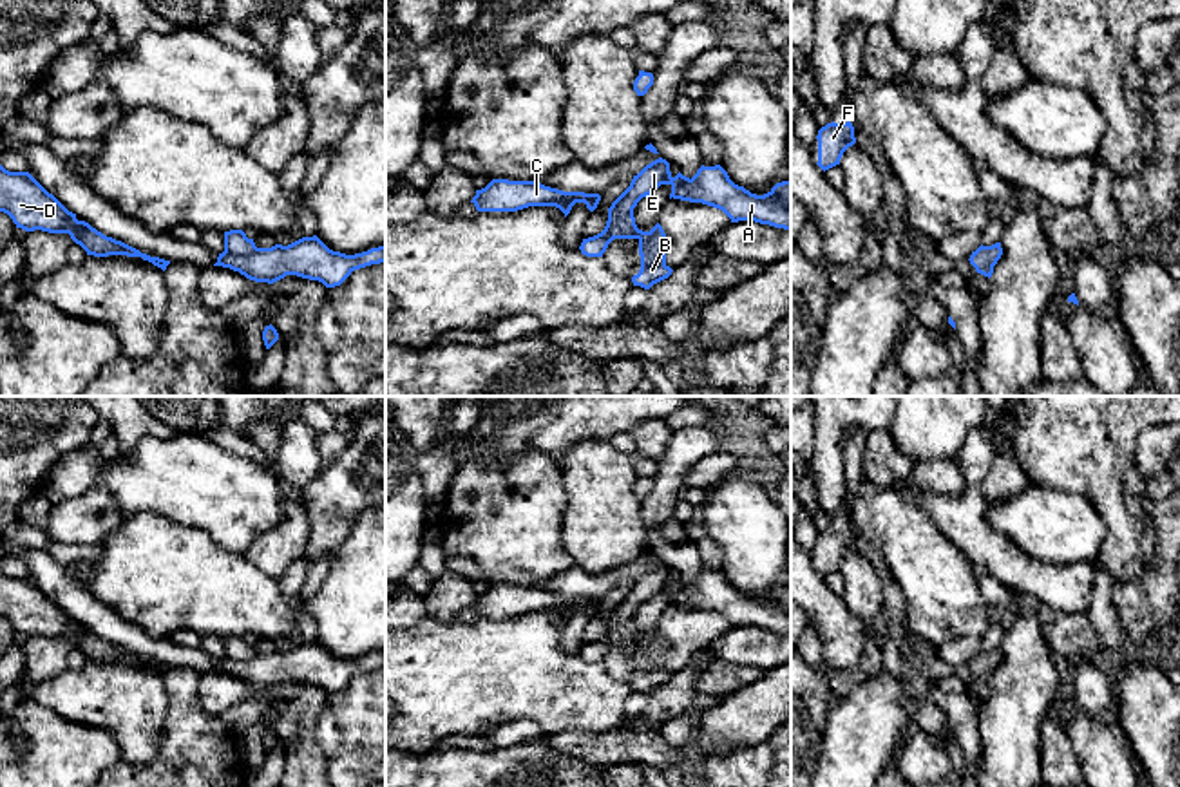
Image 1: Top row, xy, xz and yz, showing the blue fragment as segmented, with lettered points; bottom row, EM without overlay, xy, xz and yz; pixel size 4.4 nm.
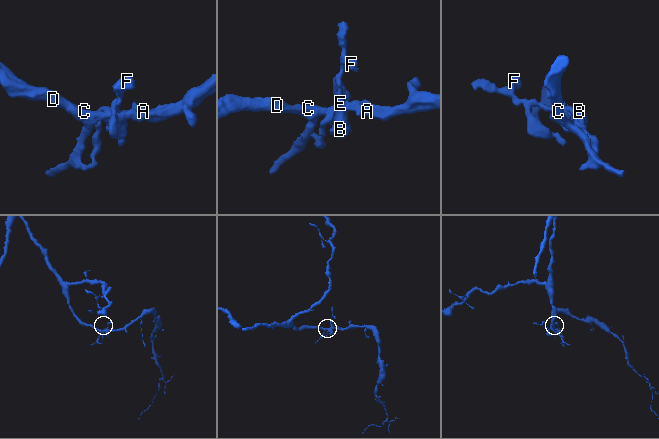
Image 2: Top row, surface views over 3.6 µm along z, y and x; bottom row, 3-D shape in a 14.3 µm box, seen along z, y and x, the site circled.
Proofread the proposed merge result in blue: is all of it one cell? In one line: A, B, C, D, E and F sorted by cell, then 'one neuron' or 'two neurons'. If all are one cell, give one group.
groups A B C D E F; one neuron

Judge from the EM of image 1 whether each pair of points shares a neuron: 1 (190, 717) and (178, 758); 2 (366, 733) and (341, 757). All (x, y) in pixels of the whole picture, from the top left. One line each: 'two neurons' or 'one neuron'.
1: one neuron
2: one neuron

